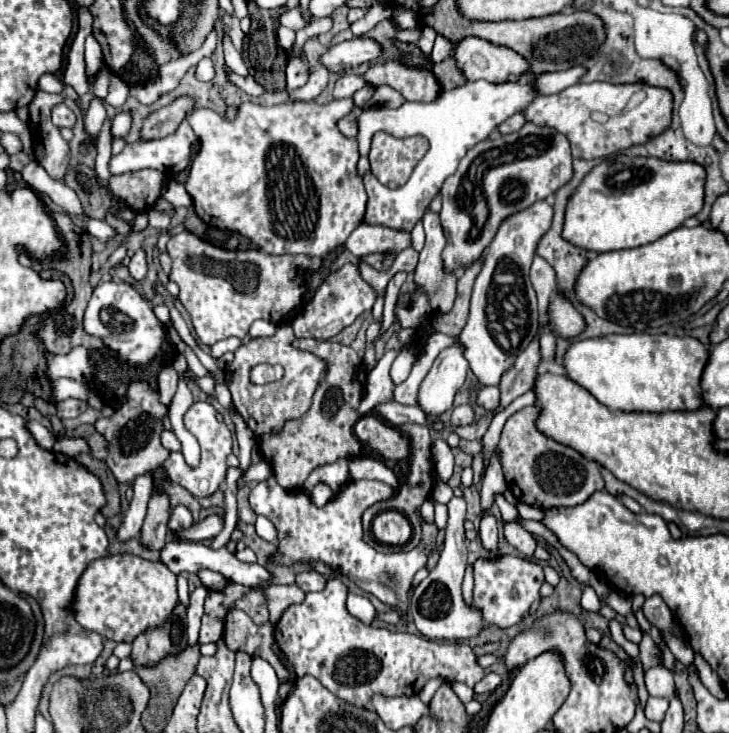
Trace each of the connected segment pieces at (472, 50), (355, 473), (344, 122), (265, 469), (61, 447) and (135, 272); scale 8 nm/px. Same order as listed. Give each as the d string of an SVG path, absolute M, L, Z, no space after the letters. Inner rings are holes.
M439 35L435 41L435 47L433 47L431 61L441 63L451 53L457 59L457 65L461 67L463 75L469 81L485 79L489 83L505 83L505 81L509 81L511 75L523 75L527 71L525 59L521 59L521 55L517 55L515 51L509 51L507 47L493 47L493 43L485 43L485 39L463 39L461 43L449 43L449 39Z
M349 459L349 473L353 479L377 479L391 485L394 490L399 488L395 473L375 459Z
M355 107L349 115L345 115L343 119L339 119L339 129L343 135L349 135L349 137L355 137L357 135L357 115L361 113L359 107Z
M261 459L259 463L255 463L253 467L249 467L249 471L239 479L239 487L243 487L247 481L265 481L265 479L269 479L269 477L273 477L273 469L271 469L271 465L265 461L265 459Z
M57 439L53 451L65 453L65 455L69 455L69 457L75 457L77 453L89 451L89 447L87 447L87 441L85 441L85 439Z
M139 249L133 257L131 257L131 263L129 263L129 275L133 279L143 279L147 273L147 261L145 261L145 253Z

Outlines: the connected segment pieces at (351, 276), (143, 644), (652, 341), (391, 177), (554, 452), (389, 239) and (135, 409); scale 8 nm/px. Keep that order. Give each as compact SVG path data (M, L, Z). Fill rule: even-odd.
M345 265L339 271L331 273L325 283L319 287L319 291L313 295L313 299L303 307L303 311L293 321L293 333L295 337L311 337L327 341L335 337L339 331L349 327L357 315L369 311L375 303L375 291L371 285L367 285L359 273L357 265Z
M179 603L165 627L147 631L133 641L133 665L135 667L153 667L169 655L177 655L187 645L187 619L185 607Z
M633 333L633 335L605 335L595 339L573 341L565 351L563 367L571 381L585 387L599 403L607 405L609 409L659 413L659 411L677 411L677 409L693 411L703 405L699 379L707 359L709 359L707 349L703 347L701 341L693 337Z
M376 133L369 153L373 175L387 187L405 185L413 167L423 159L429 141L421 135L397 139L386 133Z
M537 405L523 407L521 411L513 413L503 427L497 455L511 493L519 501L533 505L537 509L571 507L585 503L595 491L601 491L605 487L599 465L595 461L585 459L579 451L561 445L555 439L537 431L537 415Z
M367 223L357 227L351 233L351 237L345 241L345 249L349 249L355 257L385 253L385 251L403 251L407 247L411 247L409 233L393 231L389 227L373 227Z
M131 383L125 403L111 417L99 417L93 423L95 431L101 433L109 443L107 467L115 475L117 483L133 483L135 477L155 471L169 457L169 451L161 445L159 439L159 433L163 429L161 417L165 417L167 413L169 409L161 405L157 391L153 391L147 383Z

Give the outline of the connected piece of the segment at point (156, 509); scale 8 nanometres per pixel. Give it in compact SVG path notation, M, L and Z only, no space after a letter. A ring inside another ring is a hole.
M157 493L149 499L147 517L139 535L143 547L161 549L167 543L167 521L169 521L169 499L165 493Z

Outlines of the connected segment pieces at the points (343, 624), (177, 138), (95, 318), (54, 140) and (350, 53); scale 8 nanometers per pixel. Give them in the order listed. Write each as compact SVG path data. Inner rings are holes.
M331 579L331 581L327 581L325 591L307 593L303 603L289 607L281 615L279 623L275 625L275 641L277 641L279 649L285 653L285 657L291 661L297 677L313 675L331 693L335 693L337 697L341 697L347 703L353 703L357 707L365 707L375 693L383 693L389 697L417 695L423 689L423 685L431 677L437 677L437 675L449 683L461 681L469 687L473 687L475 683L479 683L485 677L485 671L477 665L477 657L469 645L437 643L437 641L417 637L417 635L409 635L407 631L391 633L387 629L377 629L377 627L365 625L357 617L347 613L345 599L347 599L345 583L341 579Z
M185 119L179 125L179 129L175 133L167 135L165 139L135 141L131 145L125 145L125 149L119 155L111 157L109 171L111 171L111 175L121 175L121 173L131 173L131 171L141 171L141 169L157 169L157 171L165 171L165 175L175 175L191 163L191 145L195 141L197 141L197 135L193 133L193 129L189 127L189 123Z
M115 281L99 283L93 289L93 295L85 309L83 329L89 335L99 337L107 349L117 353L121 363L127 363L131 367L147 365L149 361L153 361L153 357L161 351L167 333L165 325L155 317L153 305L129 283L115 283Z
M37 91L29 103L29 127L33 135L35 161L55 181L65 177L69 165L69 143L61 137L59 129L51 121L51 109L61 101L61 95Z
M353 37L339 45L329 47L321 57L319 63L327 67L331 73L345 73L349 69L359 67L361 63L375 61L381 55L379 43L365 37Z

